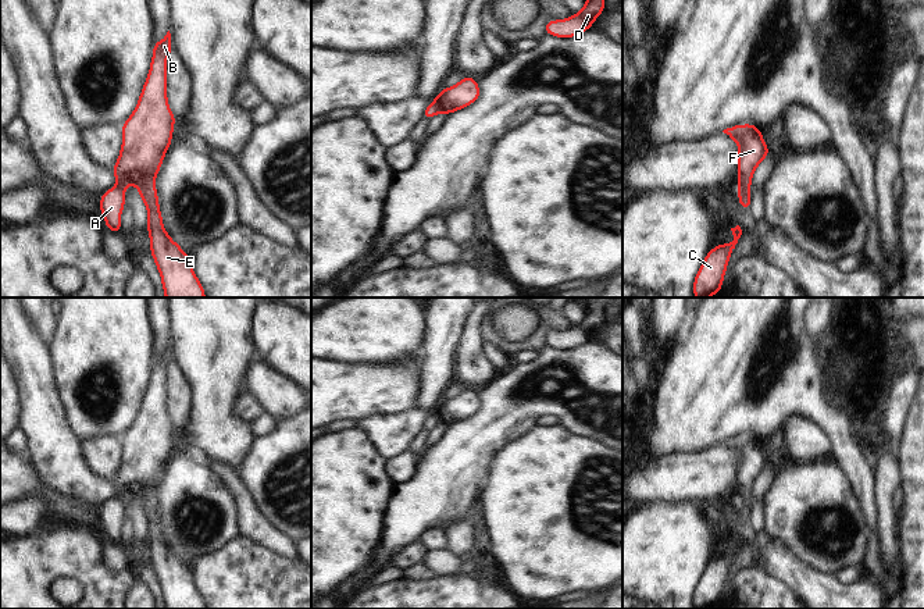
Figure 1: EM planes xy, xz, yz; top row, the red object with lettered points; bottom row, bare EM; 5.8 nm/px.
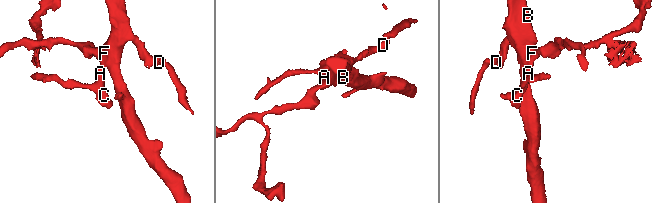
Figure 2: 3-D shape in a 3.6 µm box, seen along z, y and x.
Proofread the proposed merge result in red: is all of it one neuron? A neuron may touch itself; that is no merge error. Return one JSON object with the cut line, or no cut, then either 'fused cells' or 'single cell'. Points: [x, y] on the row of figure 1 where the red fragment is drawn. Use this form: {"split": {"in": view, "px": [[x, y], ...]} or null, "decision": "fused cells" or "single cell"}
{"split": null, "decision": "single cell"}

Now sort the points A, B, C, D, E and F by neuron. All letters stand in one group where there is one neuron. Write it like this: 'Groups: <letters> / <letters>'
Groups: A B C D E F

